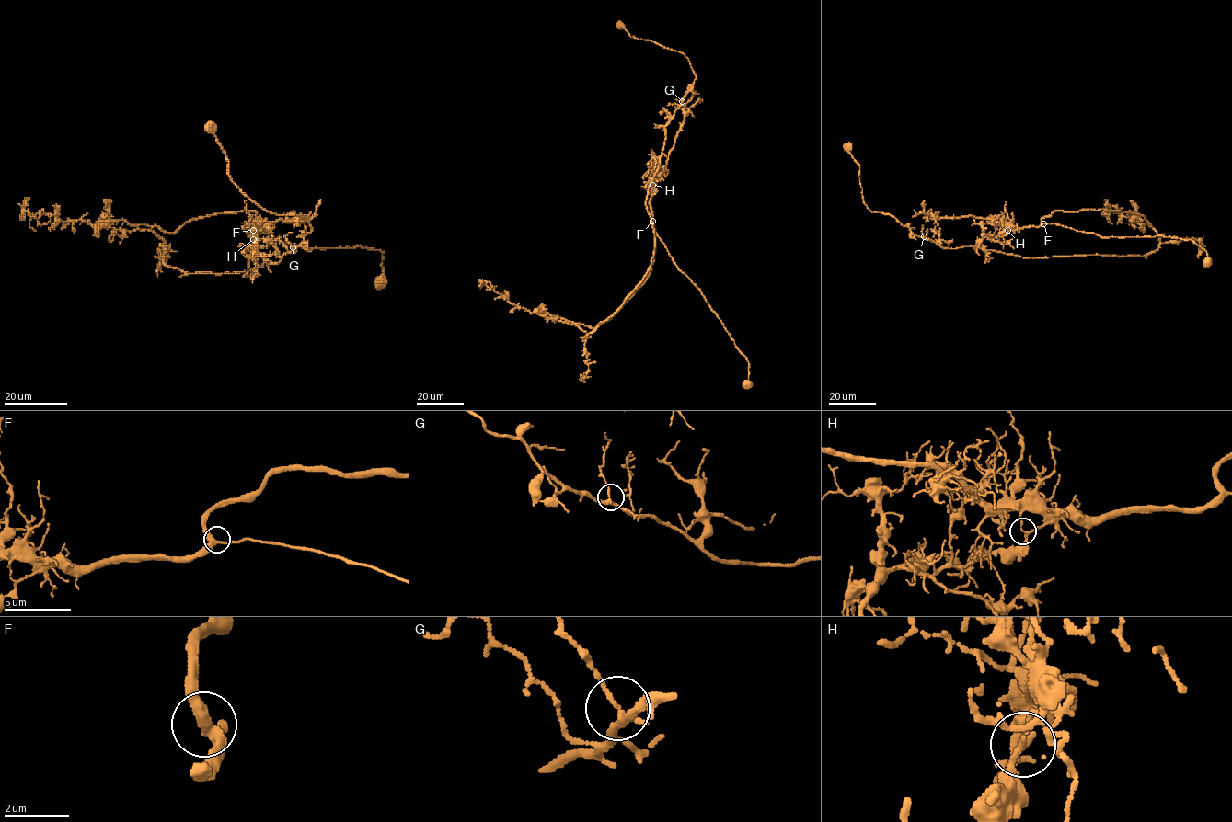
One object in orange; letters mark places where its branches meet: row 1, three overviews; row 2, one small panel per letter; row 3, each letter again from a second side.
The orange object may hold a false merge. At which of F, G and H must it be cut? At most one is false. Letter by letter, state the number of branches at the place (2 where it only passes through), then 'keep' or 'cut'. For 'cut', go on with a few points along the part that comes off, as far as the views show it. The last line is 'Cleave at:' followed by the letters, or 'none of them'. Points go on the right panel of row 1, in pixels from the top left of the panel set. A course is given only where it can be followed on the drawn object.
F: branches 3; keep
G: branches 3; keep
H: branches 3; cut; course (1007, 230), (1008, 226), (1021, 228), (1048, 223), (1102, 237), (1163, 235), (1191, 240), (1206, 252), (1207, 268)
Cleave at: H

